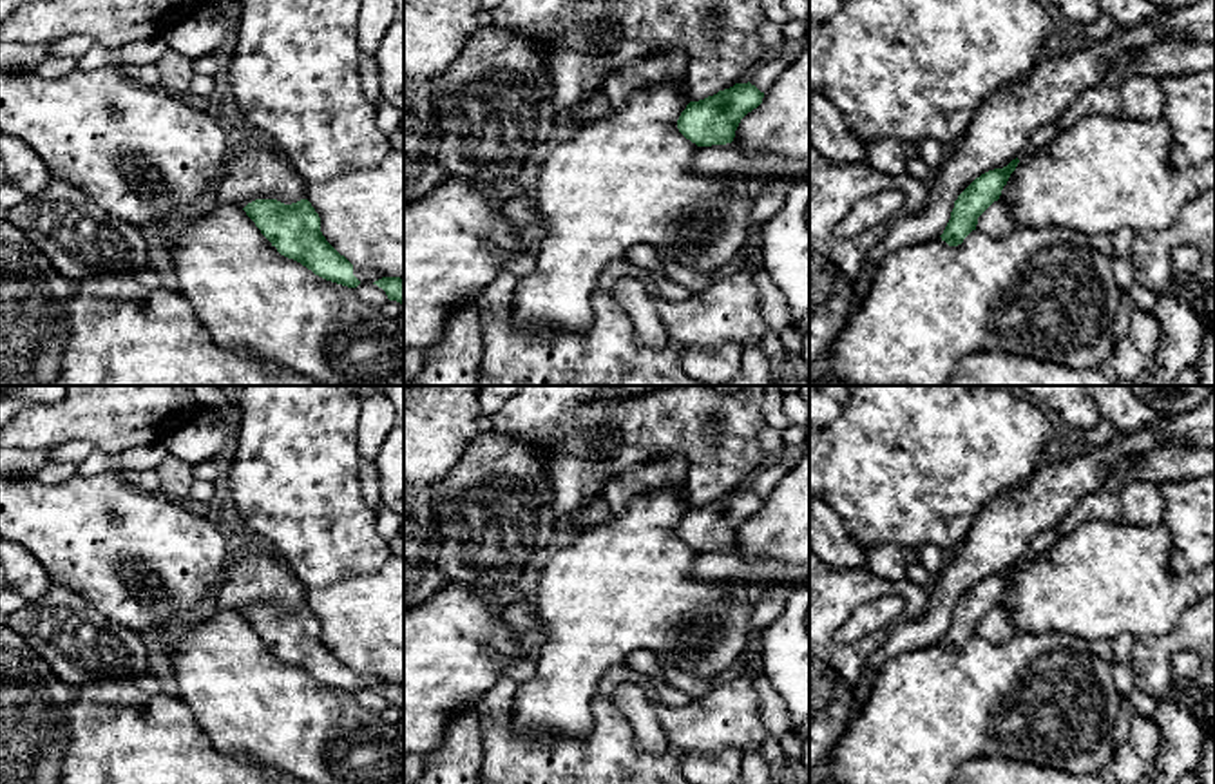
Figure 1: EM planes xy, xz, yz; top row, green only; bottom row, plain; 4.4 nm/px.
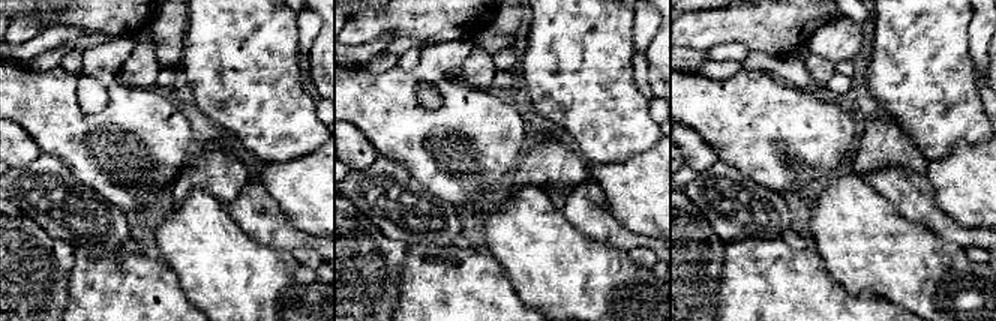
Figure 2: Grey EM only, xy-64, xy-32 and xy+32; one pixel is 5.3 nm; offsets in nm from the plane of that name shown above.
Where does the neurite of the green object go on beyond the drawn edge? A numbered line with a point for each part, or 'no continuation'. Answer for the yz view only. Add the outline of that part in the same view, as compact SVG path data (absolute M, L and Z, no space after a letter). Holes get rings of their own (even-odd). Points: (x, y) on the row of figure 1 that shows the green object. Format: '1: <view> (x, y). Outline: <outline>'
no continuation

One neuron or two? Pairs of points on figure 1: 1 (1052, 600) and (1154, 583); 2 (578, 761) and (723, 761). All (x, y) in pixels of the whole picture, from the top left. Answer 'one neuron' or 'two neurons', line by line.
1: one neuron
2: two neurons

